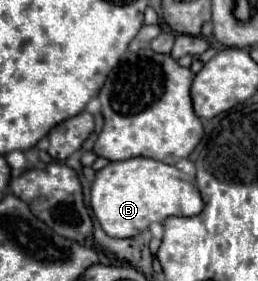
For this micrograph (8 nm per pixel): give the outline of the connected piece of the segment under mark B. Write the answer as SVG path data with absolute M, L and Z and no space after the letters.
M132 157L126 161L108 163L104 169L100 169L92 183L90 205L106 235L116 239L128 239L136 235L136 231L144 231L152 223L164 221L172 215L200 215L204 207L194 177L182 173L174 165L166 165L162 161L146 157Z

